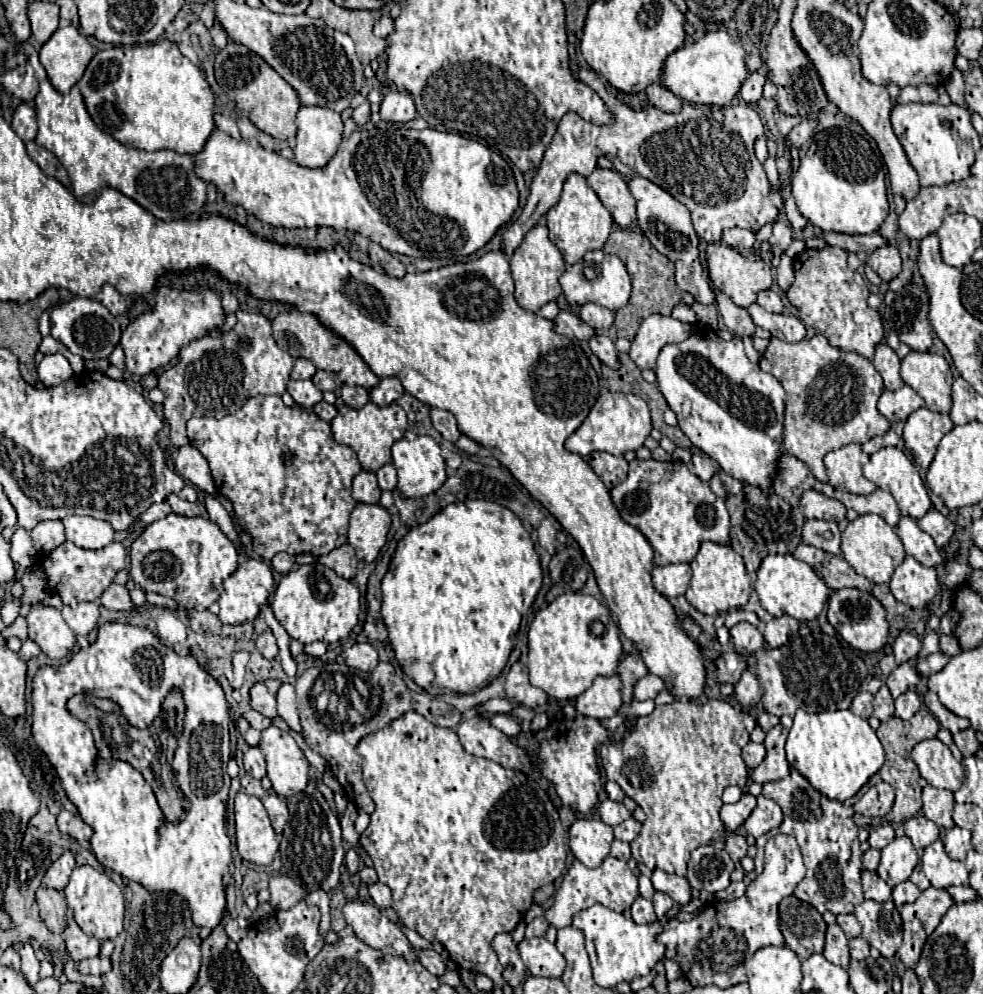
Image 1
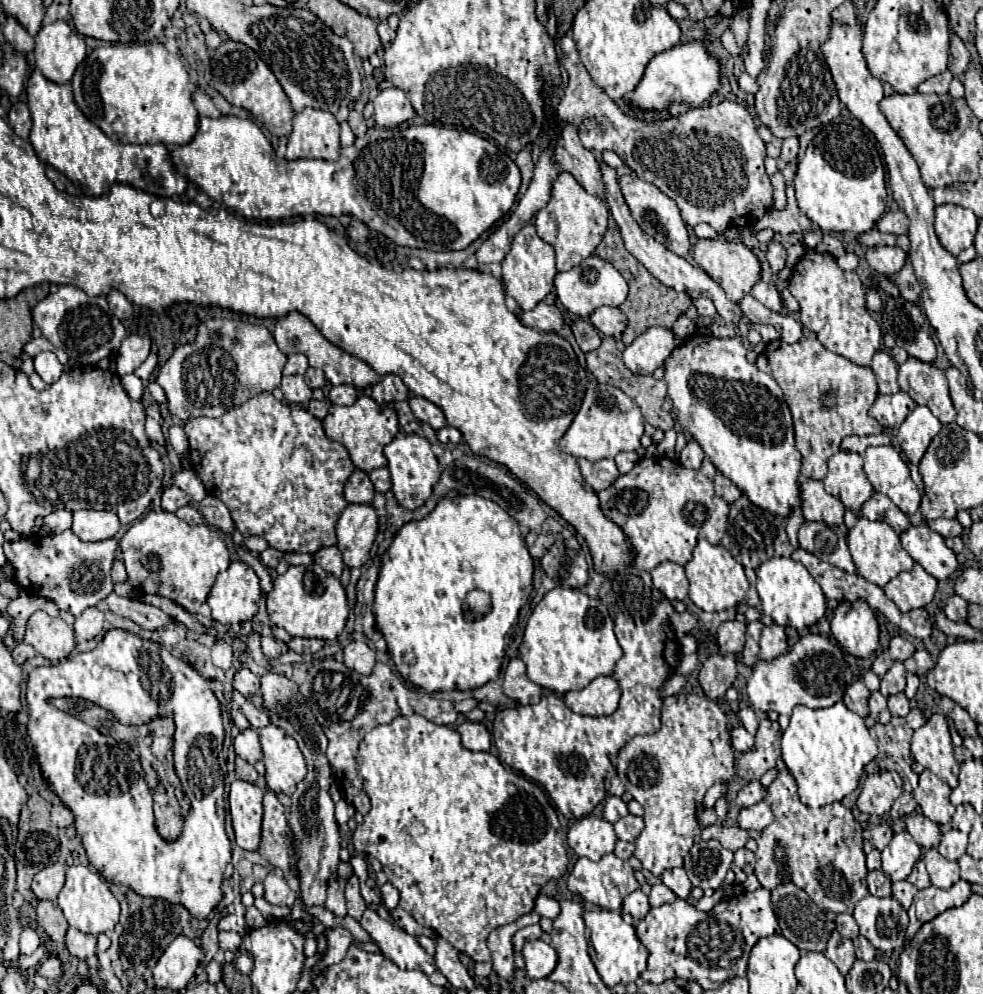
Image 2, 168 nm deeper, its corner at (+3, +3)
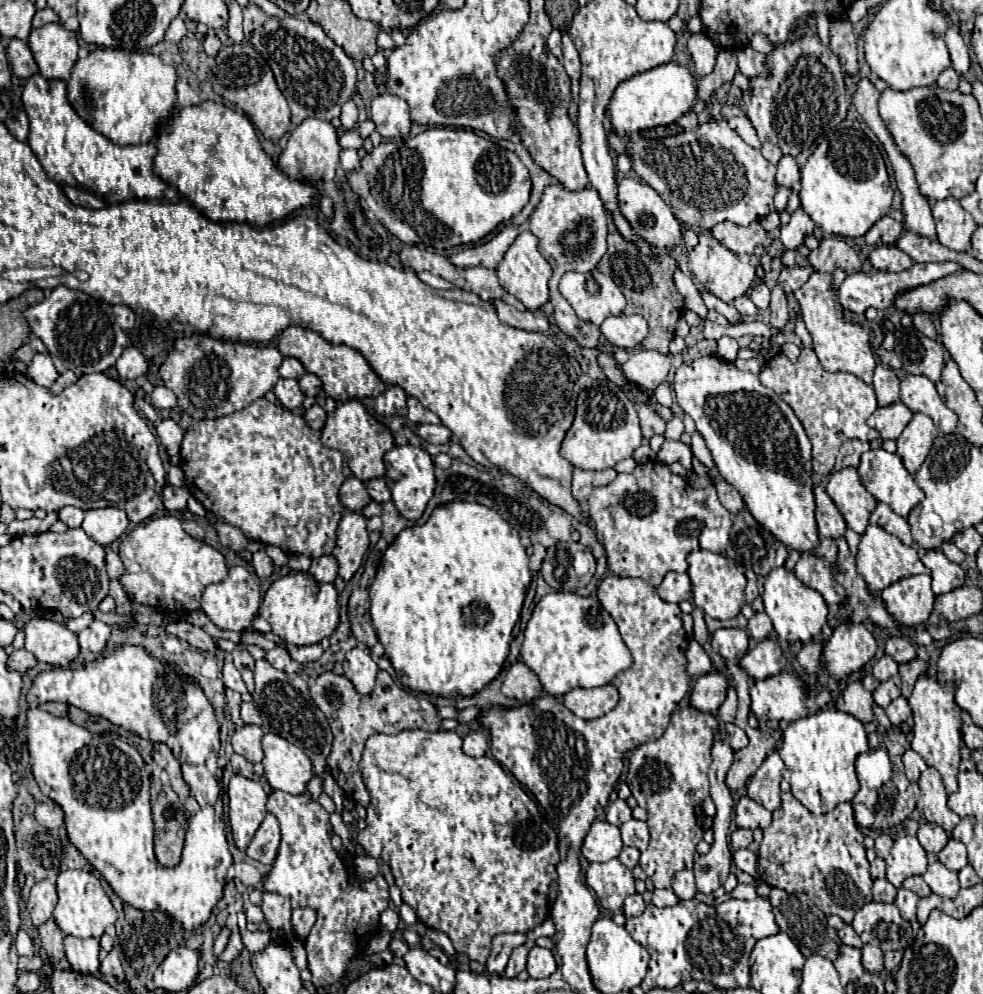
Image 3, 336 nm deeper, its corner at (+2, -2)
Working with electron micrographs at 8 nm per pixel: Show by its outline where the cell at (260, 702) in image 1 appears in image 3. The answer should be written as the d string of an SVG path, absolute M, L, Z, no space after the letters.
M227 659L225 665L223 665L223 683L225 687L233 689L233 691L239 691L239 693L247 693L247 687L245 687L245 681L241 677L241 673L237 671L237 667Z

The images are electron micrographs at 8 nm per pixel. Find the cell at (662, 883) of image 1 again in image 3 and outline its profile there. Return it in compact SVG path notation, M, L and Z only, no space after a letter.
M685 869L685 871L679 871L675 877L673 877L673 891L679 899L693 899L695 893L697 893L697 887L695 887L695 879L693 879L693 871Z

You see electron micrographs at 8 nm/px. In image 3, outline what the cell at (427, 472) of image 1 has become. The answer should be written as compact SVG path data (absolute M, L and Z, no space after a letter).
M395 445L391 451L385 453L383 461L385 461L385 467L387 467L385 481L387 481L389 489L391 489L395 507L399 509L399 513L405 519L417 521L423 515L425 505L433 497L433 491L435 491L435 485L437 485L435 483L435 465L433 465L431 455L421 447L413 447L413 445L397 447Z

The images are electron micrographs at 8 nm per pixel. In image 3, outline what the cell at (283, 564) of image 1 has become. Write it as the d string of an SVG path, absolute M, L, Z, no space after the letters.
M263 549L253 553L253 561L251 563L253 563L253 569L255 569L255 573L259 577L269 577L273 573L273 561L271 561L271 557Z

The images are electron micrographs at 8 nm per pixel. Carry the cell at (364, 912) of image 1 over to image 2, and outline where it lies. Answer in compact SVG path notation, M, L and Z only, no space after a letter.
M366 908L362 920L362 928L374 938L376 946L388 956L394 964L406 970L424 970L434 964L434 958L418 944L418 940L406 934L402 928L396 928L392 920L382 918L376 910Z

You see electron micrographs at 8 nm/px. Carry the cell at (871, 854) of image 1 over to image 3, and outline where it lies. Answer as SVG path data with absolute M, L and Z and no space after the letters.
M869 849L869 853L867 853L867 857L869 857L870 864L870 875L873 880L882 879L886 877L886 864L885 861L881 858L878 858L871 849Z

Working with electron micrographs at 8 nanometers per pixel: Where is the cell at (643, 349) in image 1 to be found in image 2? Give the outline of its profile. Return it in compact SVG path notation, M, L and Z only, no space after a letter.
M650 328L642 336L638 336L622 354L624 364L634 372L642 376L652 376L658 366L664 364L664 360L674 350L674 334L666 328Z

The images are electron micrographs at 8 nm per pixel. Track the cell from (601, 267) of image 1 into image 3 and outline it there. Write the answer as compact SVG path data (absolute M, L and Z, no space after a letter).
M599 269L587 273L565 273L559 283L559 293L567 299L579 319L591 321L597 327L607 315L621 315L625 309L621 289Z

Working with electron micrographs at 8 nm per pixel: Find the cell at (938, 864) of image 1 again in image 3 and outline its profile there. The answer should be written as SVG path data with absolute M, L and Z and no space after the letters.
M939 861L929 863L929 867L927 867L923 879L925 879L925 883L931 887L931 891L933 891L935 895L955 899L955 895L957 895L957 891L959 891L957 873L955 873L955 871L949 871L949 869L947 869L943 863L939 863Z

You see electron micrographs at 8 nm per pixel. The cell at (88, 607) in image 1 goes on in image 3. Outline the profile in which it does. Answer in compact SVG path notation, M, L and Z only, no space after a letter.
M93 621L87 629L83 629L79 633L79 645L81 645L81 649L89 649L93 653L99 653L105 649L109 635L111 635L109 625L105 625L103 621Z

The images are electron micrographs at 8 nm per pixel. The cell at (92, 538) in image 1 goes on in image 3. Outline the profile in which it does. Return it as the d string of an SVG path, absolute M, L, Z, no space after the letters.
M105 507L105 509L91 509L85 513L81 529L99 545L107 547L113 541L117 541L129 527L127 515L119 511L117 507Z

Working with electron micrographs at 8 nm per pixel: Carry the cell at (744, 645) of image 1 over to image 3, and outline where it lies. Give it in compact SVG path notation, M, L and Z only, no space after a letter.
M719 629L711 637L711 645L719 651L723 659L737 661L741 655L747 653L749 635L743 629Z

